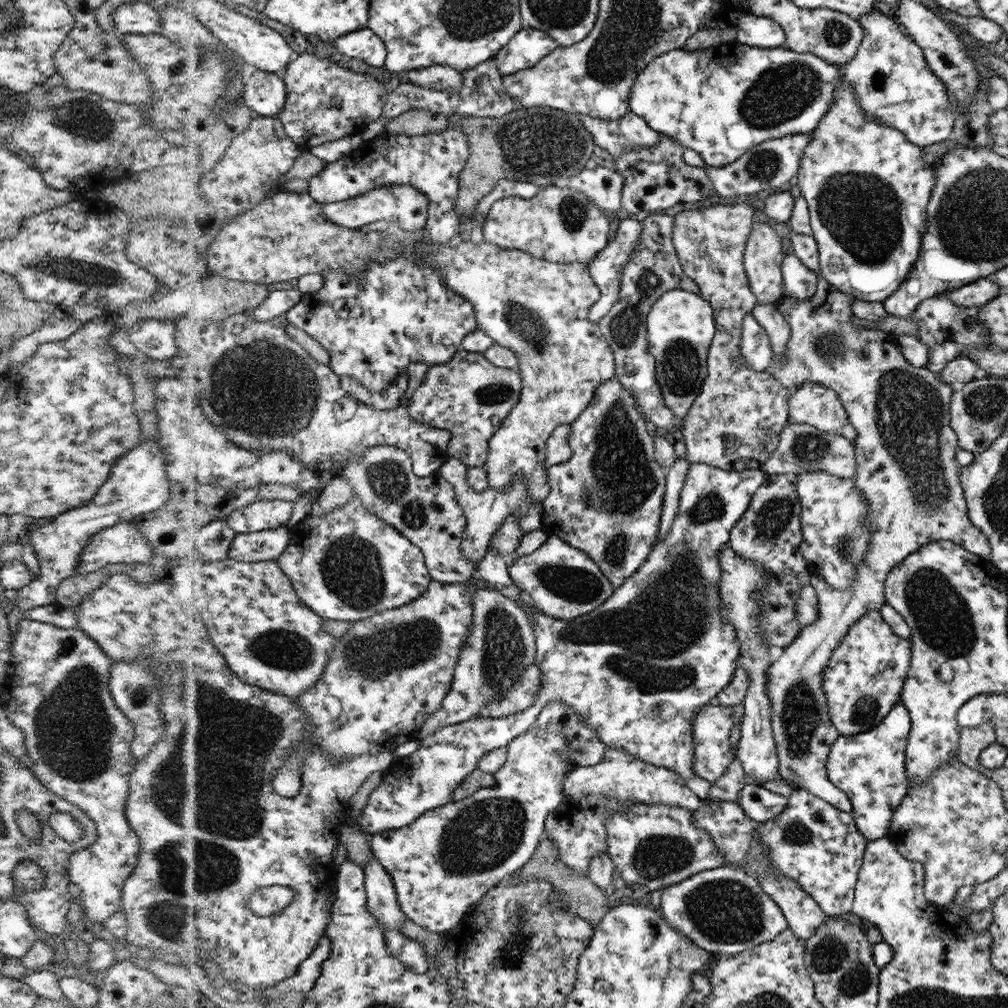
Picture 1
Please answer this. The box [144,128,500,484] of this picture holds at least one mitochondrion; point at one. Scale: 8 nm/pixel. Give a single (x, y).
(257, 359)

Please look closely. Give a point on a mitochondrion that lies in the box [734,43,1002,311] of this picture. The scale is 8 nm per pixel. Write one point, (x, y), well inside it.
(861, 211)

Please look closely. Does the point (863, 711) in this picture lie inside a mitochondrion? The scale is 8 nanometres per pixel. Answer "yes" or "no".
yes

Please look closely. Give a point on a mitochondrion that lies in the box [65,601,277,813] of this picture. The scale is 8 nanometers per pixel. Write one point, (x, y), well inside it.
(138, 695)

